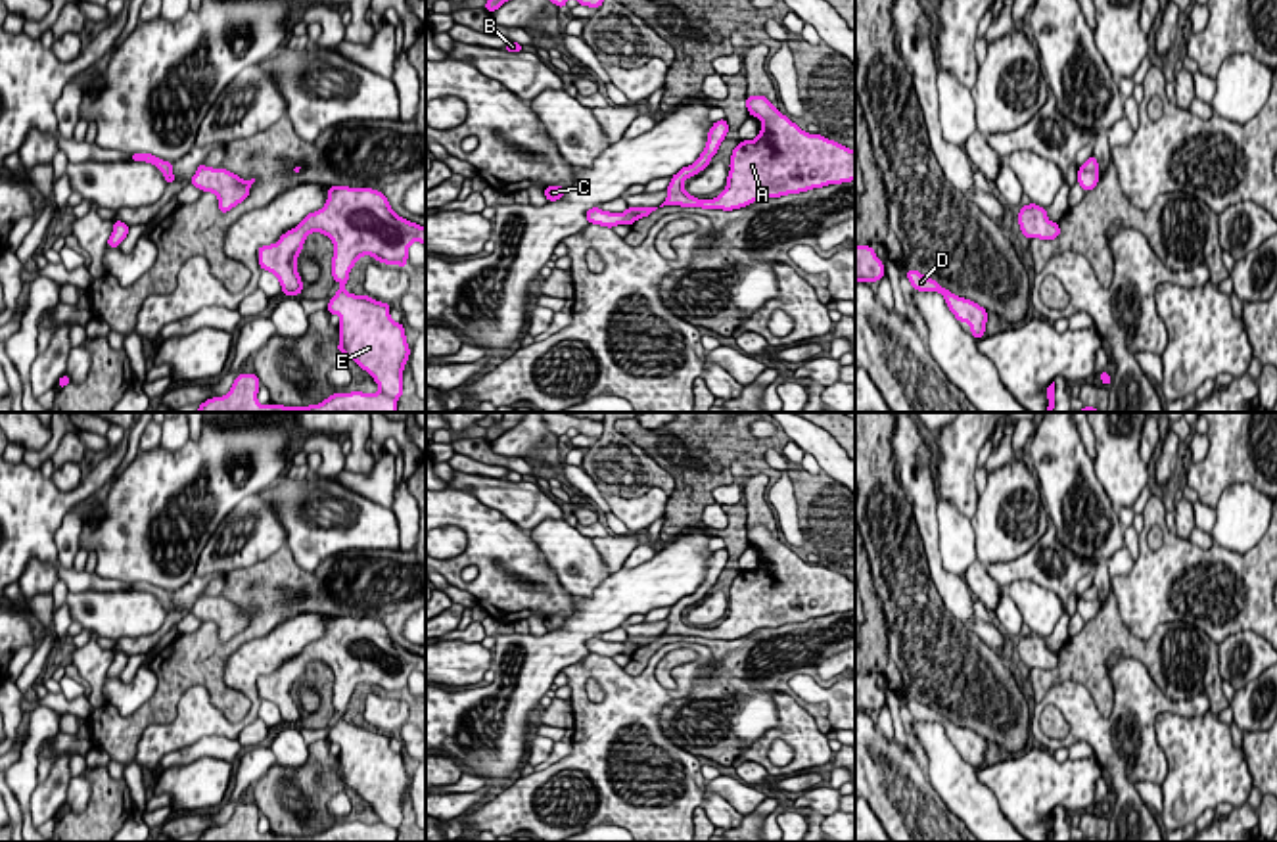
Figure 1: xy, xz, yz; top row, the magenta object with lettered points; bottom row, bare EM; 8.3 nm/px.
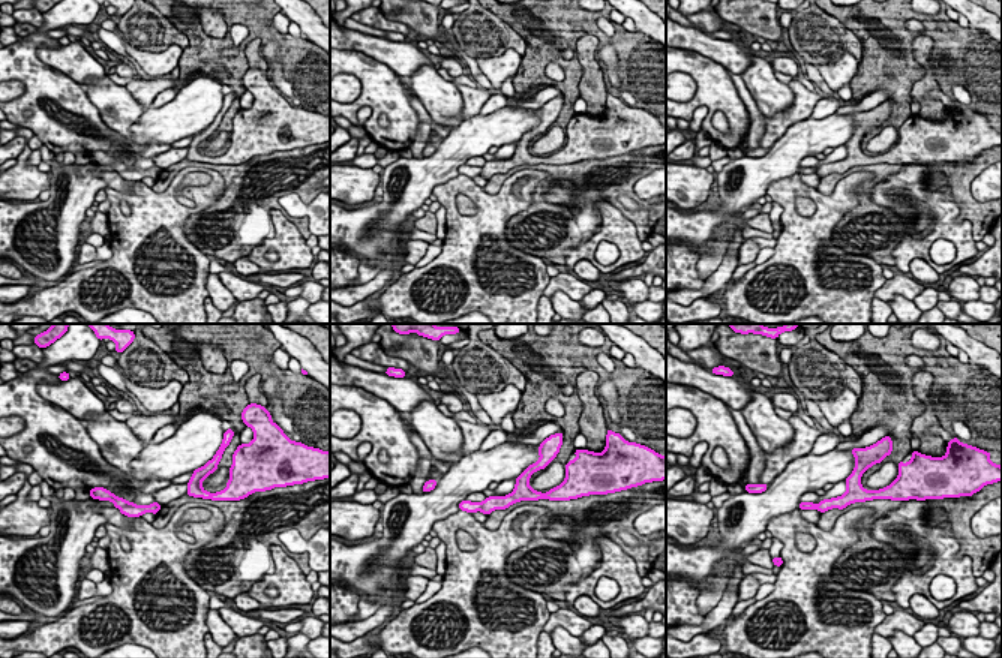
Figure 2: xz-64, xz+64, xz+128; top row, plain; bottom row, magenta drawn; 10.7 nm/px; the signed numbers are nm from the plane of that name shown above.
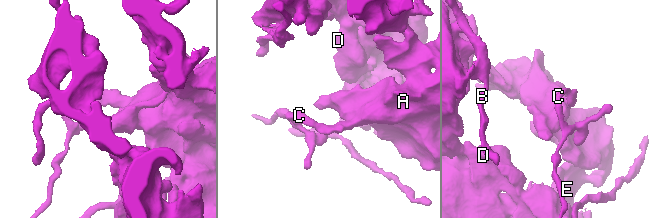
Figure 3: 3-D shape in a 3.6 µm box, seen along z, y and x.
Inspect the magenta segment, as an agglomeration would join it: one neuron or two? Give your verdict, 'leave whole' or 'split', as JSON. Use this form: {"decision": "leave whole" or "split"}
{"decision": "split"}

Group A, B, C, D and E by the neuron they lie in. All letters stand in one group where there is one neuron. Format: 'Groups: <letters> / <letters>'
Groups: A D E / B C

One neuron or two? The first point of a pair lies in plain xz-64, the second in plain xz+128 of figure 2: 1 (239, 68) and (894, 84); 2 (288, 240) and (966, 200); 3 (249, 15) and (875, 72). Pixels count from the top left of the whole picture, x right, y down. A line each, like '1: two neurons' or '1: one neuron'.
1: one neuron
2: two neurons
3: one neuron

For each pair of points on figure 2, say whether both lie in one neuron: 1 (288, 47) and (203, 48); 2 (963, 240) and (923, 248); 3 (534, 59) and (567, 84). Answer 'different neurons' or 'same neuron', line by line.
1: same neuron
2: same neuron
3: same neuron

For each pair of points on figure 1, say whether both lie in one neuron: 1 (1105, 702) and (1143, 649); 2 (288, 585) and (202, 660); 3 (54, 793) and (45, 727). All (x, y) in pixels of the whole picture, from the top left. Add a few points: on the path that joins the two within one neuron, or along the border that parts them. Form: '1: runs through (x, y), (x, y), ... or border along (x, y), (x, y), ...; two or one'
1: runs through (1099, 681), (1099, 658), (1113, 645), (1122, 645); one
2: runs through (273, 608), (225, 651); one
3: border along (39, 783), (31, 796), (31, 821); two

